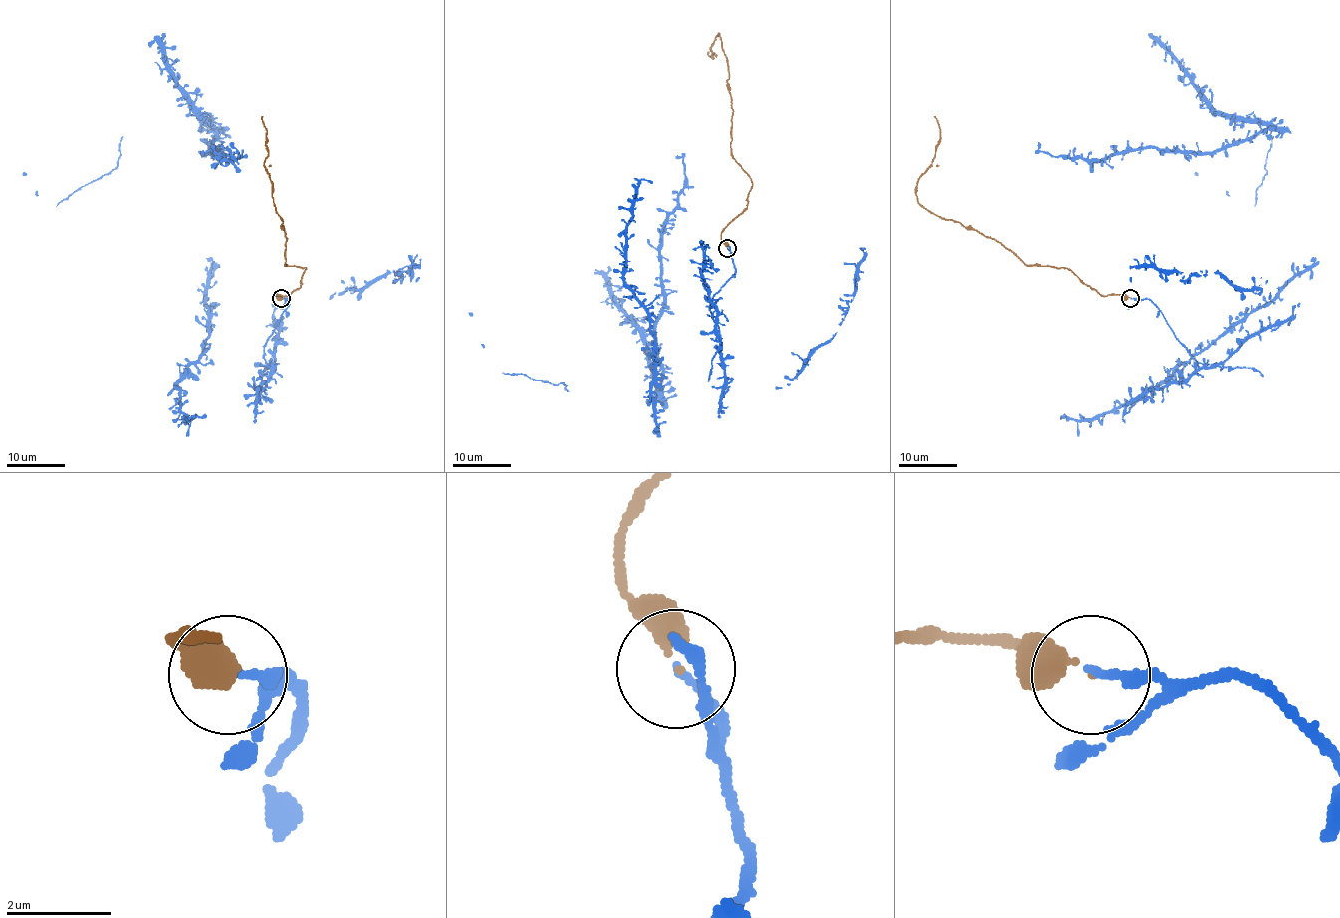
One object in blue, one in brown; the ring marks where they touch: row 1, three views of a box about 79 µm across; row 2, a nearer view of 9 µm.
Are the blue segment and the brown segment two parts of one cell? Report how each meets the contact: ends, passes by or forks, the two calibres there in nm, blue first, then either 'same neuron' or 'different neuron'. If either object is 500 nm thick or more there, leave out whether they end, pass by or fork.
blue ends there; brown ends there; 150 nm thick on the blue side, 320 nm on the other; same neuron

